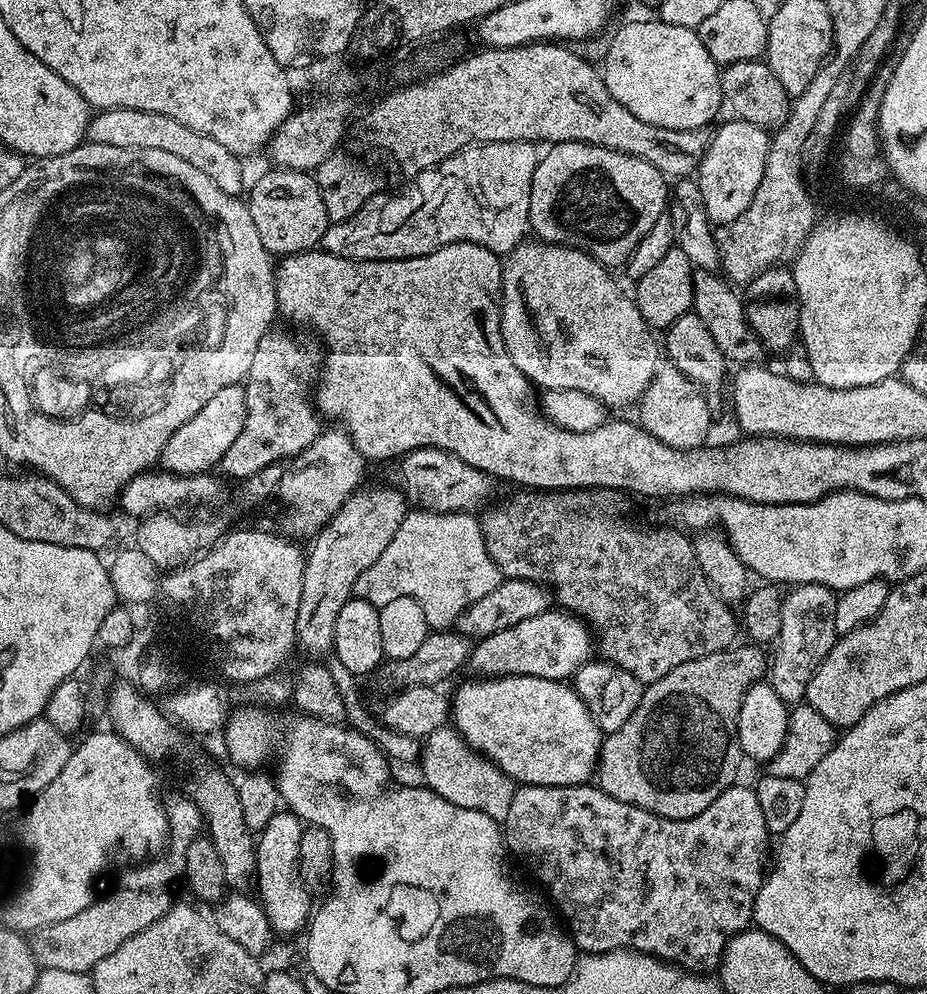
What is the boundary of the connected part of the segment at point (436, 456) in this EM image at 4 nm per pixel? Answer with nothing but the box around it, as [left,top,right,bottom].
[398,448,493,514]

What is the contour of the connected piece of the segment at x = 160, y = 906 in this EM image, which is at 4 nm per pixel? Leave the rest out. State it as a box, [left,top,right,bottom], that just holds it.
[30,798,204,973]

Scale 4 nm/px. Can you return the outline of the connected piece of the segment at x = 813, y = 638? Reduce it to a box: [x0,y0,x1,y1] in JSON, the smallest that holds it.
[766,584,837,706]

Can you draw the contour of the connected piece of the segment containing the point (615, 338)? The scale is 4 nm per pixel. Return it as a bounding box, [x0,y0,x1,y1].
[498,238,662,410]

